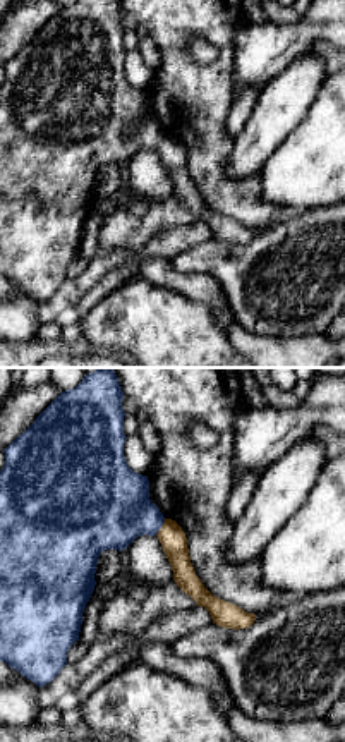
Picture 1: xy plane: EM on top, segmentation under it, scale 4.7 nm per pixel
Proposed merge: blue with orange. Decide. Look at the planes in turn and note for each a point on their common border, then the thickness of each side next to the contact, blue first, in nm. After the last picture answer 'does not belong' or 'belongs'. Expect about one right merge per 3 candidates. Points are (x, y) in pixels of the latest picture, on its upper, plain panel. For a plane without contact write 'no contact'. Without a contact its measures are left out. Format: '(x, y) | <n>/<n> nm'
(160, 143) | 360/120 nm

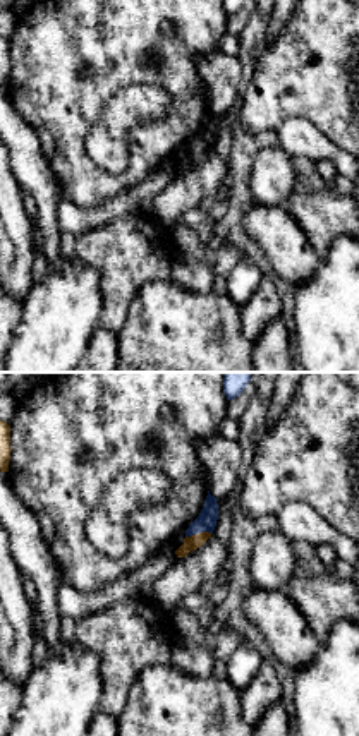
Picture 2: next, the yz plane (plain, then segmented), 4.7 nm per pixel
(198, 148) | 90/70 nm

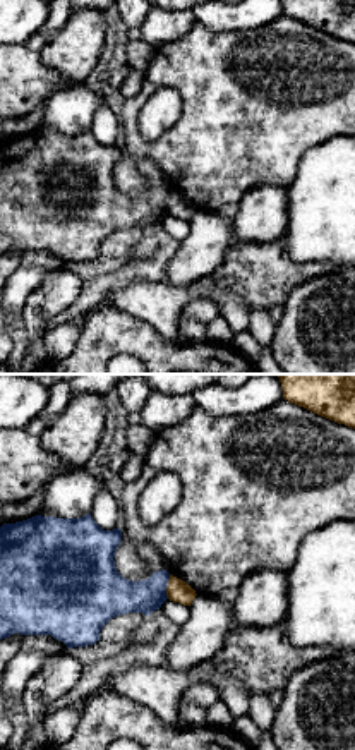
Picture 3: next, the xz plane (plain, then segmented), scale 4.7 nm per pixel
(167, 201) | 180/110 nm

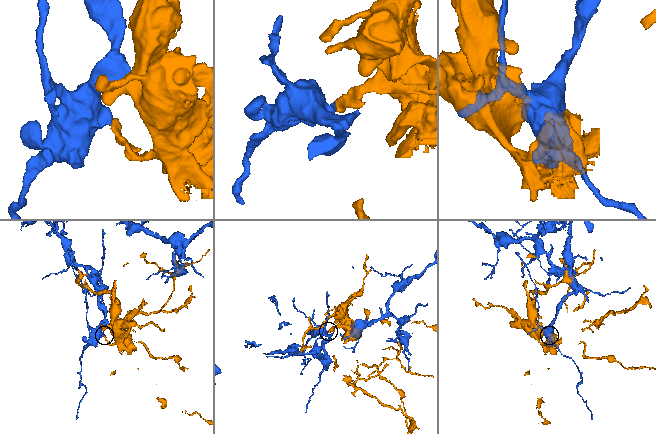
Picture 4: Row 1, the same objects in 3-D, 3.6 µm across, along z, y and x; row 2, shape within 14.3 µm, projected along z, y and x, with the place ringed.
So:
does not belong

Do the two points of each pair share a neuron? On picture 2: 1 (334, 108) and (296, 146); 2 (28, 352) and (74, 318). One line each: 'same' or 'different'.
1: different
2: same

